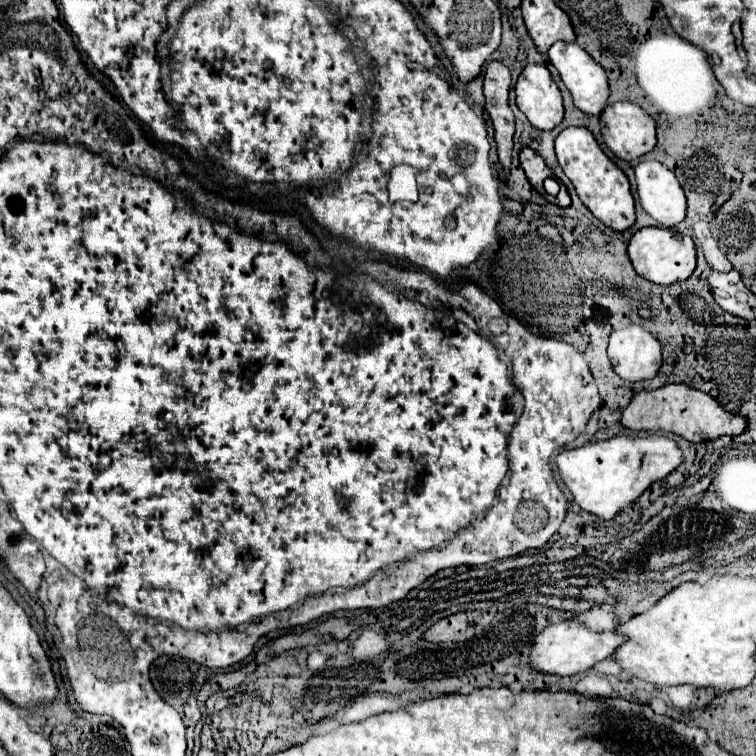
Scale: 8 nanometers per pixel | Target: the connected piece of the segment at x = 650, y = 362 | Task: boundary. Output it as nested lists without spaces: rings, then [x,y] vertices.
[[[628,325],[610,335],[608,357],[616,371],[626,381],[652,379],[660,365],[660,343],[640,325]]]

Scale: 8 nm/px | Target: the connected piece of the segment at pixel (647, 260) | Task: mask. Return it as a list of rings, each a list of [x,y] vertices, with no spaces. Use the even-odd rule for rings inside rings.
[[[664,227],[638,229],[628,243],[628,257],[638,275],[660,285],[672,285],[672,283],[684,281],[692,275],[696,267],[696,247],[692,237]]]

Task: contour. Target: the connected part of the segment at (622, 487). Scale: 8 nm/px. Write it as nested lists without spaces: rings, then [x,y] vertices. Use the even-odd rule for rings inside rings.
[[[648,435],[648,437],[612,437],[606,441],[588,443],[570,451],[562,451],[556,457],[562,481],[570,489],[574,501],[588,513],[602,519],[612,519],[628,503],[634,503],[650,483],[664,479],[682,465],[682,449],[672,437]]]

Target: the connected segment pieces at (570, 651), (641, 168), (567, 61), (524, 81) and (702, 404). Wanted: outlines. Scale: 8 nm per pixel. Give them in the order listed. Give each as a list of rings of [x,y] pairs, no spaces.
[[[560,621],[556,625],[550,625],[536,637],[536,645],[532,647],[530,665],[542,673],[554,673],[554,675],[574,675],[592,669],[596,663],[608,659],[624,641],[628,641],[626,635],[620,635],[616,631],[590,631],[580,621]]]
[[[642,161],[636,165],[636,191],[642,209],[664,227],[674,227],[684,219],[684,191],[676,175],[660,161]]]
[[[558,41],[550,47],[548,57],[550,57],[550,63],[558,69],[566,89],[572,93],[574,105],[586,115],[600,115],[602,109],[606,107],[606,99],[608,99],[608,77],[606,77],[604,69],[576,43]]]
[[[526,65],[516,83],[516,105],[542,131],[554,129],[564,115],[562,95],[544,65]]]
[[[662,385],[658,389],[640,391],[632,397],[630,405],[622,411],[622,425],[636,431],[666,431],[684,437],[686,441],[700,443],[712,441],[722,435],[740,435],[744,431],[744,417],[724,411],[708,393],[688,385]]]

